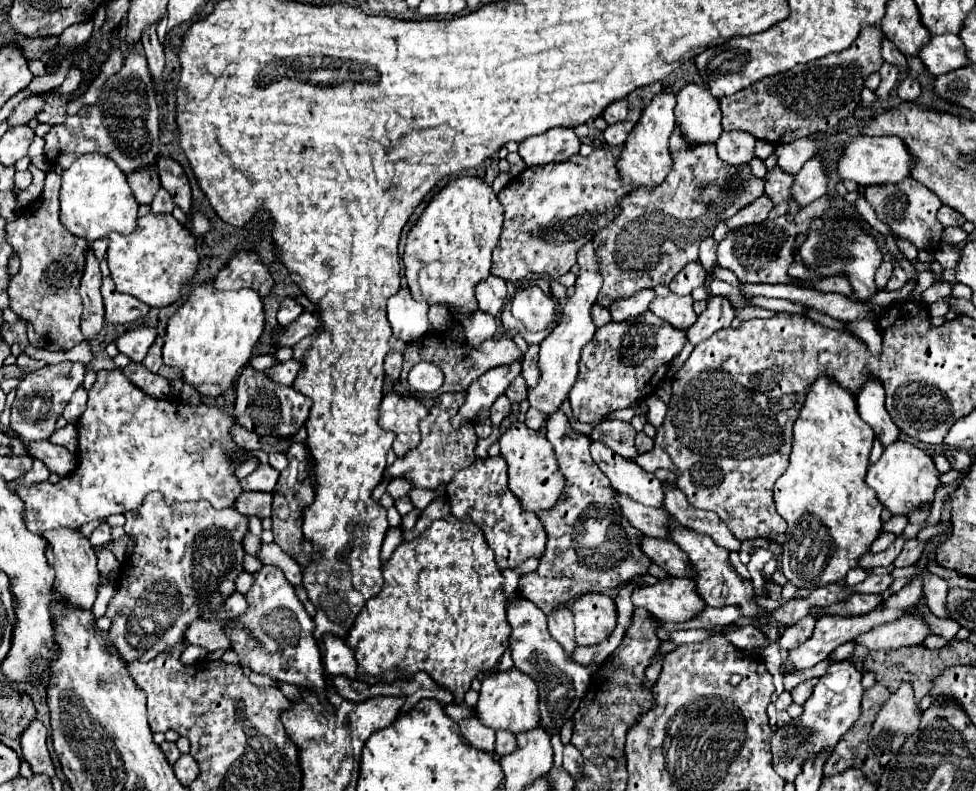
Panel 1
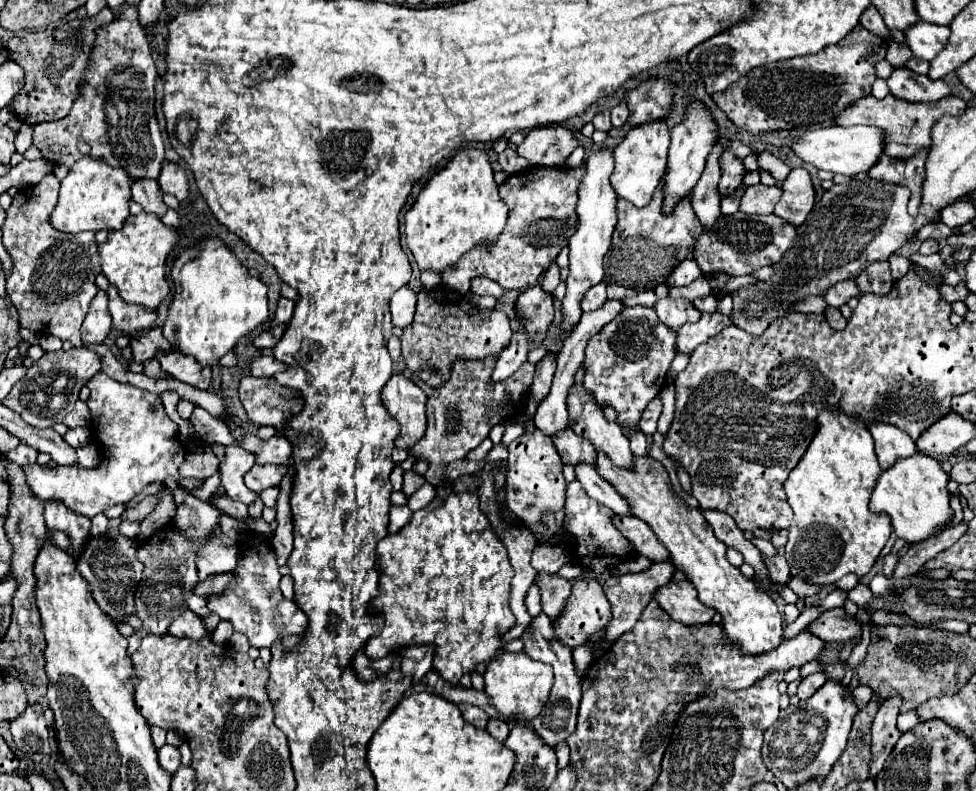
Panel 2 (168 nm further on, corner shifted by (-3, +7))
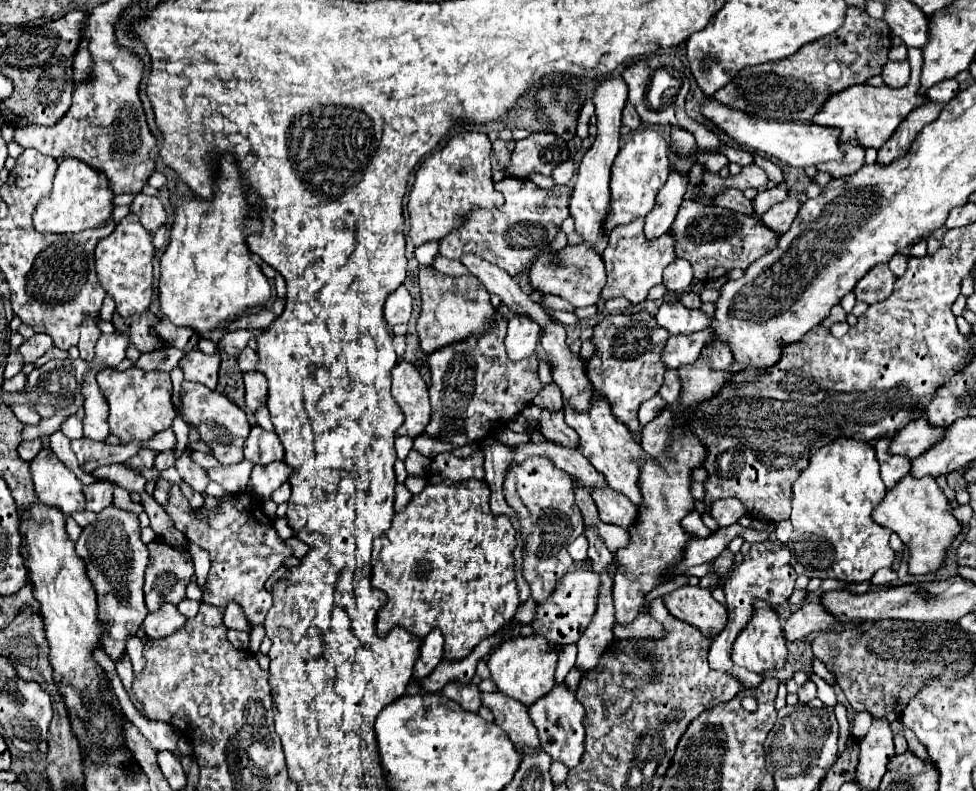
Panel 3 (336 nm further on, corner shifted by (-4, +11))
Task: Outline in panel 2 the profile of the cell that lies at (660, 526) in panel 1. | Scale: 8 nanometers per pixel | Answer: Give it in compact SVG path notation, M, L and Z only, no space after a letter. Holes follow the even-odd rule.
M581 463L575 467L575 473L577 473L577 479L581 481L581 485L585 487L587 495L593 497L597 503L609 507L617 515L633 515L627 499L621 497L617 493L617 489L609 481L605 481L593 467Z

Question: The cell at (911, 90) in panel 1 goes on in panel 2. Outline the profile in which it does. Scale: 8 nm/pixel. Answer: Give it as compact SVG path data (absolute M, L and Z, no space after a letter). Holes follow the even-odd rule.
M895 69L887 79L891 95L905 101L937 101L945 95L951 95L951 89L945 81L933 81L927 75L919 75L911 69Z

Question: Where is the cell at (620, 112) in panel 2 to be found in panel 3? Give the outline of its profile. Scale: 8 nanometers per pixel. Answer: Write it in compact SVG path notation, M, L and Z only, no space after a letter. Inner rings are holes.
M628 103L628 105L624 107L622 123L624 123L624 125L628 125L630 129L634 129L634 131L642 125L642 119L640 119L640 115L636 113L636 109L634 109L634 105L632 105L632 103Z

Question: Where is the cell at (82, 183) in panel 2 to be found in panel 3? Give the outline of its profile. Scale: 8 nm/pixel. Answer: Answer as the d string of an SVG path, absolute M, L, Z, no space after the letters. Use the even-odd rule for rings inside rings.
M62 159L58 163L50 195L40 199L32 215L34 229L38 233L80 233L86 229L102 227L102 223L112 215L112 197L114 193L110 191L108 179L102 173L86 167L86 163L78 159Z

